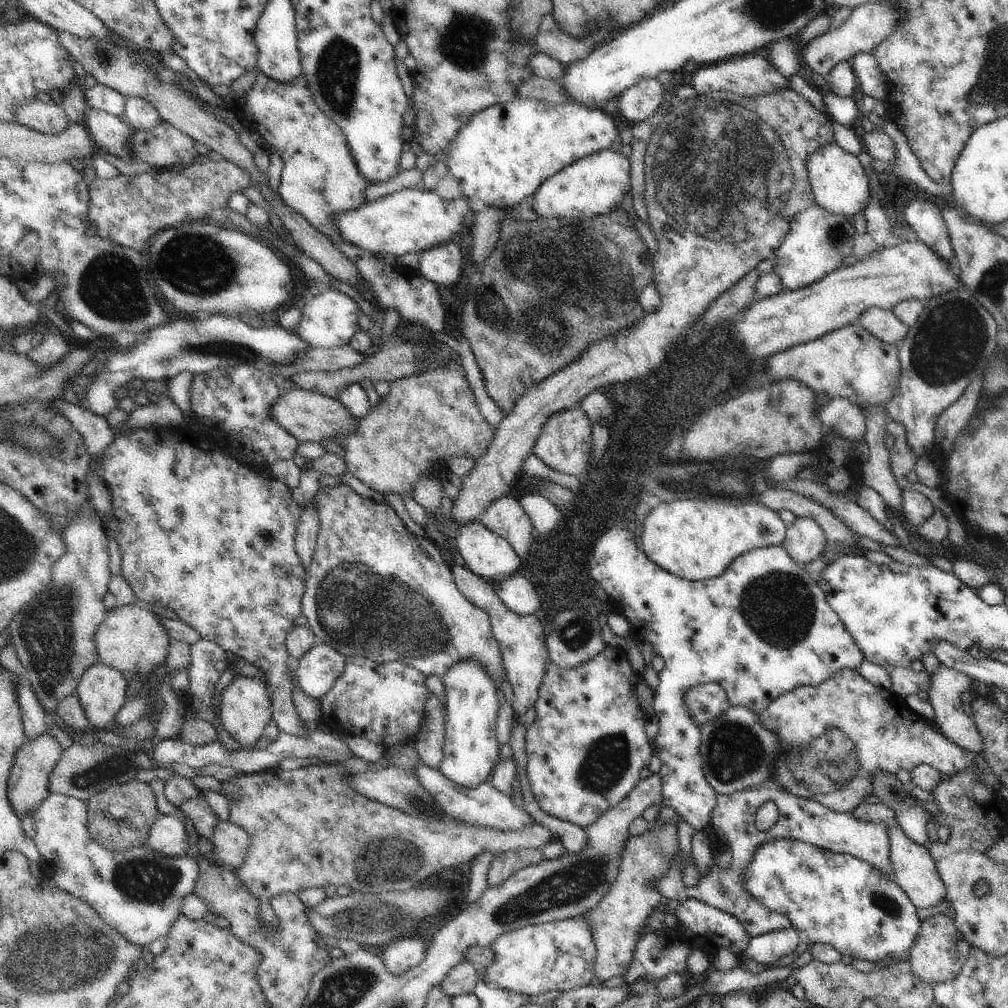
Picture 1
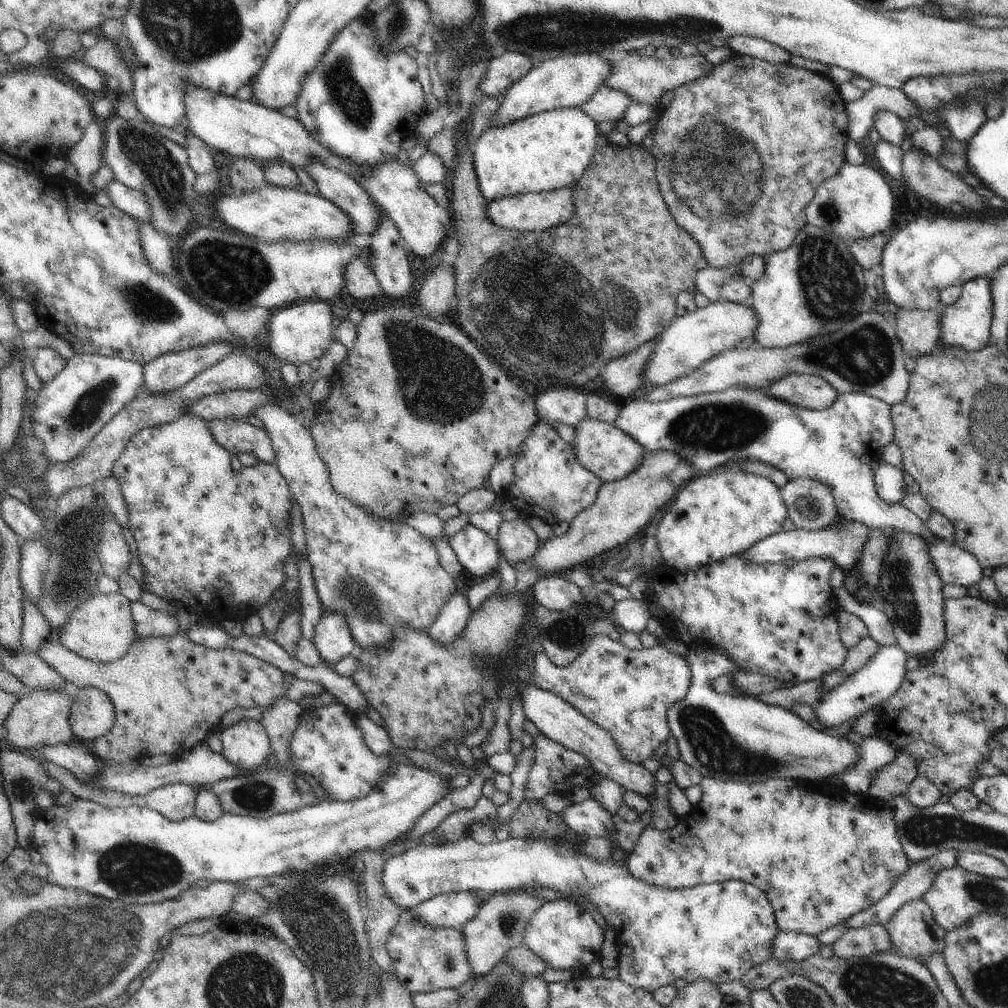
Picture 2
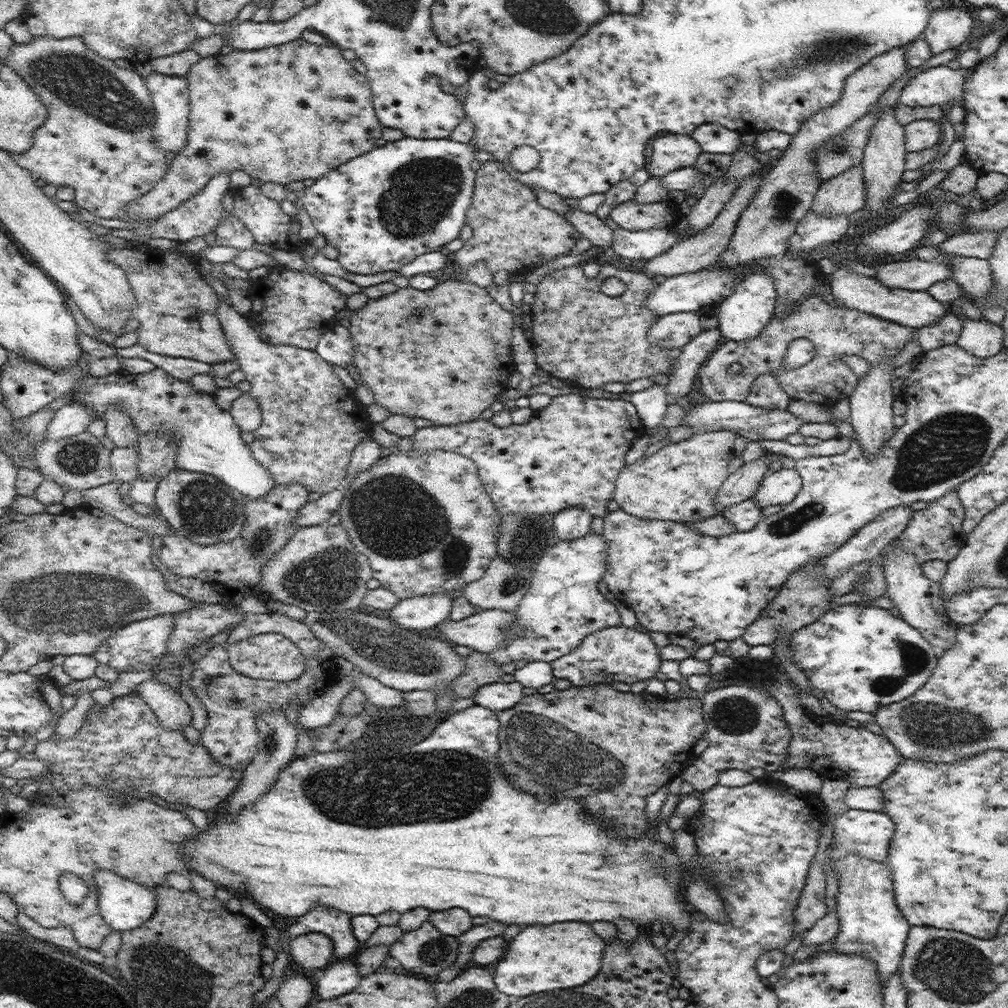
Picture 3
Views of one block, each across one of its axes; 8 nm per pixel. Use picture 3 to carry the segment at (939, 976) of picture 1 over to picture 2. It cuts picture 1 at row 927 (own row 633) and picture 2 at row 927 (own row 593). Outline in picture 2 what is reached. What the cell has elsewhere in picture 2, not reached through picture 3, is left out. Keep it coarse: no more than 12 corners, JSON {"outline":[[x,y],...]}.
{"outline":[[925,900],[903,904],[885,924],[903,958],[941,954],[945,930]]}

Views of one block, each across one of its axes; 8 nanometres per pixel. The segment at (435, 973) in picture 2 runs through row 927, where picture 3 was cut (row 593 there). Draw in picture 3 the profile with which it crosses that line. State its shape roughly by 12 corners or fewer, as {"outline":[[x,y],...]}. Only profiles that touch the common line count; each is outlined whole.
{"outline":[[393,450],[339,526],[399,600],[499,554],[475,462]]}

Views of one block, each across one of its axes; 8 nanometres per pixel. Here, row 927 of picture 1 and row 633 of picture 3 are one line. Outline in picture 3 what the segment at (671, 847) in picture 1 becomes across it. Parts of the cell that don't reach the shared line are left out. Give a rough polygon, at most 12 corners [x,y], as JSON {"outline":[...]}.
{"outline":[[625,626],[587,634],[551,662],[571,686],[655,678],[661,648]]}

